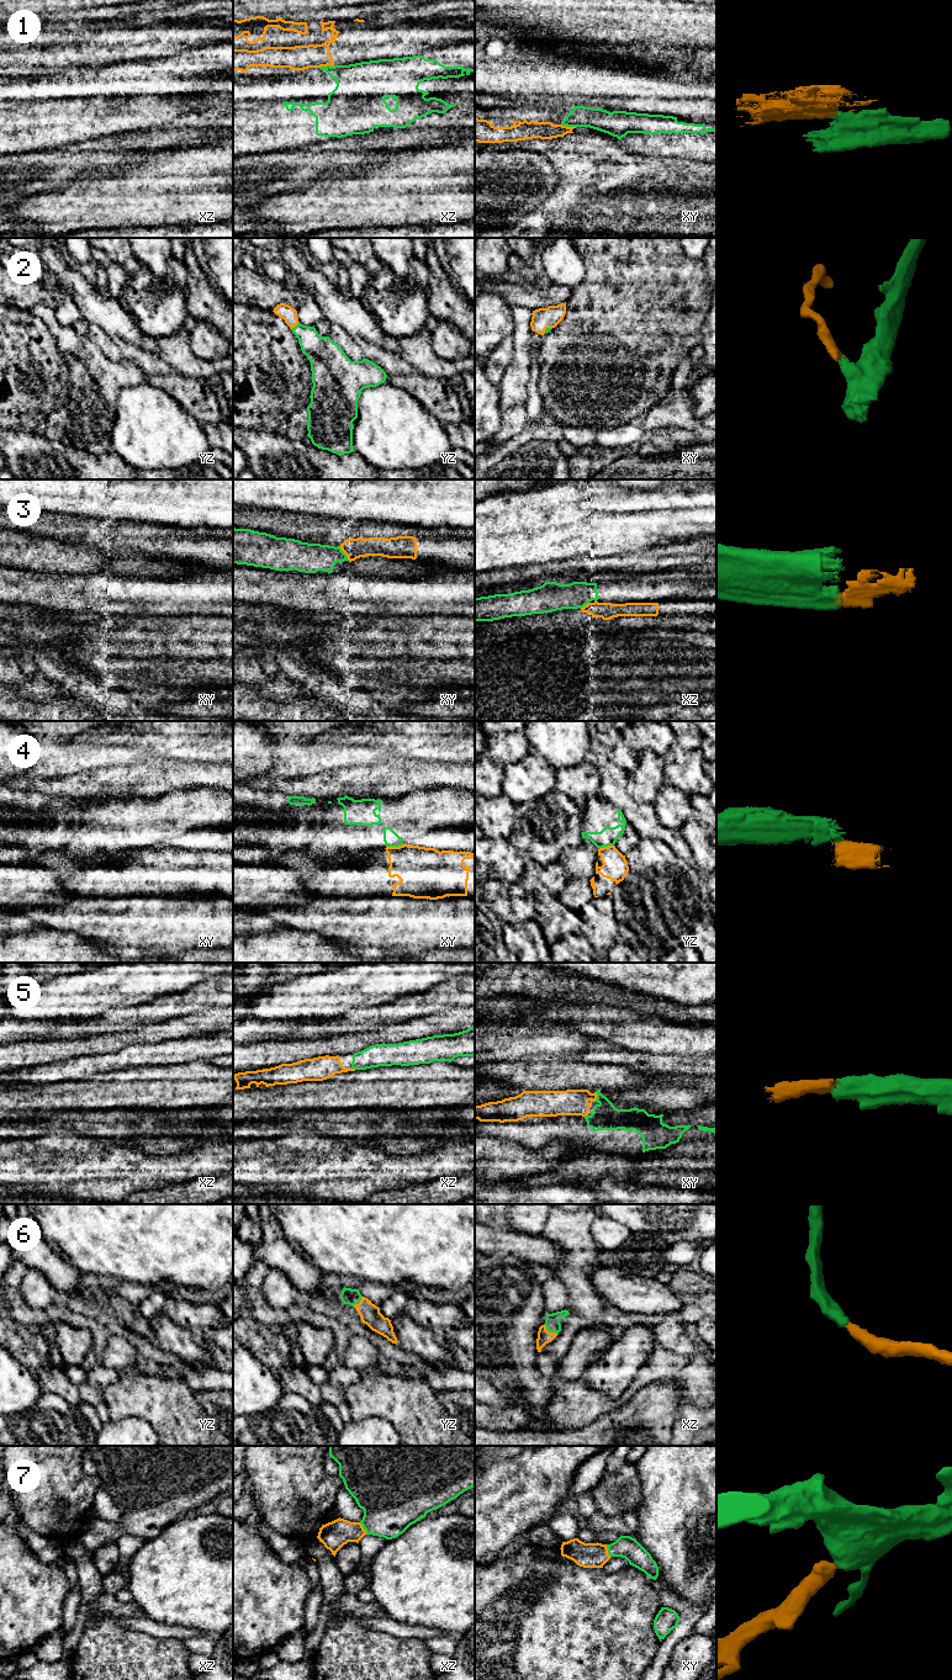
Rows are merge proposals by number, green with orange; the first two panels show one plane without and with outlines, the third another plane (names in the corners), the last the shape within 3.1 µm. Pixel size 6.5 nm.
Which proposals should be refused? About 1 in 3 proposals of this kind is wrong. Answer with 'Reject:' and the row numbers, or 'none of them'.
Reject: 1, 3, 4

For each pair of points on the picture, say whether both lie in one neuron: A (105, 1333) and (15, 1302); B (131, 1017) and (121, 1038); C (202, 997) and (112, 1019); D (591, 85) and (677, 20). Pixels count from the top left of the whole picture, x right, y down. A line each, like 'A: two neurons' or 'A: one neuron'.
A: one neuron
B: two neurons
C: one neuron
D: two neurons

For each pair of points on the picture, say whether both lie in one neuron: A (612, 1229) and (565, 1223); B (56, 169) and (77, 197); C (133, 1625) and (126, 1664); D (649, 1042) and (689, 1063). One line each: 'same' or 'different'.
A: different
B: same
C: different
D: different

